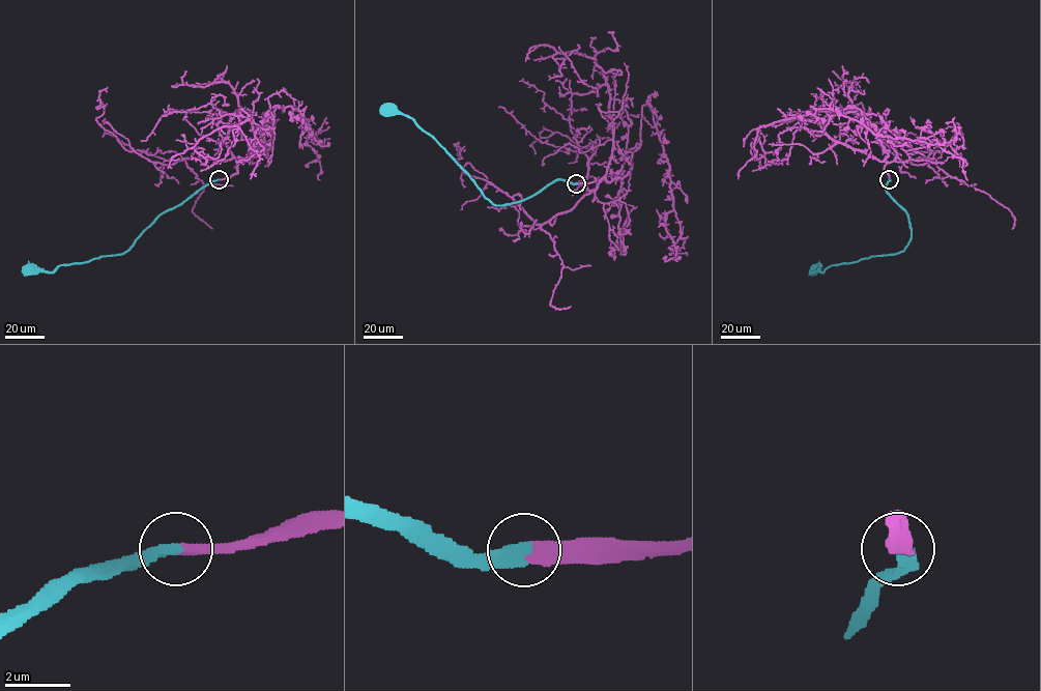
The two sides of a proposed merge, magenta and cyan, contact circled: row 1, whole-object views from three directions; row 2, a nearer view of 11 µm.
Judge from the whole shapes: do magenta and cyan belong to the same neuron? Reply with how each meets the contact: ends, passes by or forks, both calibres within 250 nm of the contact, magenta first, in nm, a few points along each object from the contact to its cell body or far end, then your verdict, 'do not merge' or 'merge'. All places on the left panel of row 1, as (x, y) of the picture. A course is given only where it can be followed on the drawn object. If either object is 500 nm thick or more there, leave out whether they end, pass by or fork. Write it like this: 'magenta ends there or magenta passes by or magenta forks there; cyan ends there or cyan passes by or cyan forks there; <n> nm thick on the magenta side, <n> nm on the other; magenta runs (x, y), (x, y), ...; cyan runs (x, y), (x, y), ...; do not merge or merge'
magenta ends there; cyan ends there; 360 nm thick on the magenta side, 420 nm on the other; magenta runs (219, 179), (268, 142), (283, 106), (299, 111), (315, 138), (307, 139), (319, 180); cyan runs (219, 179), (164, 211), (126, 252), (60, 264), (51, 272), (28, 269); merge

